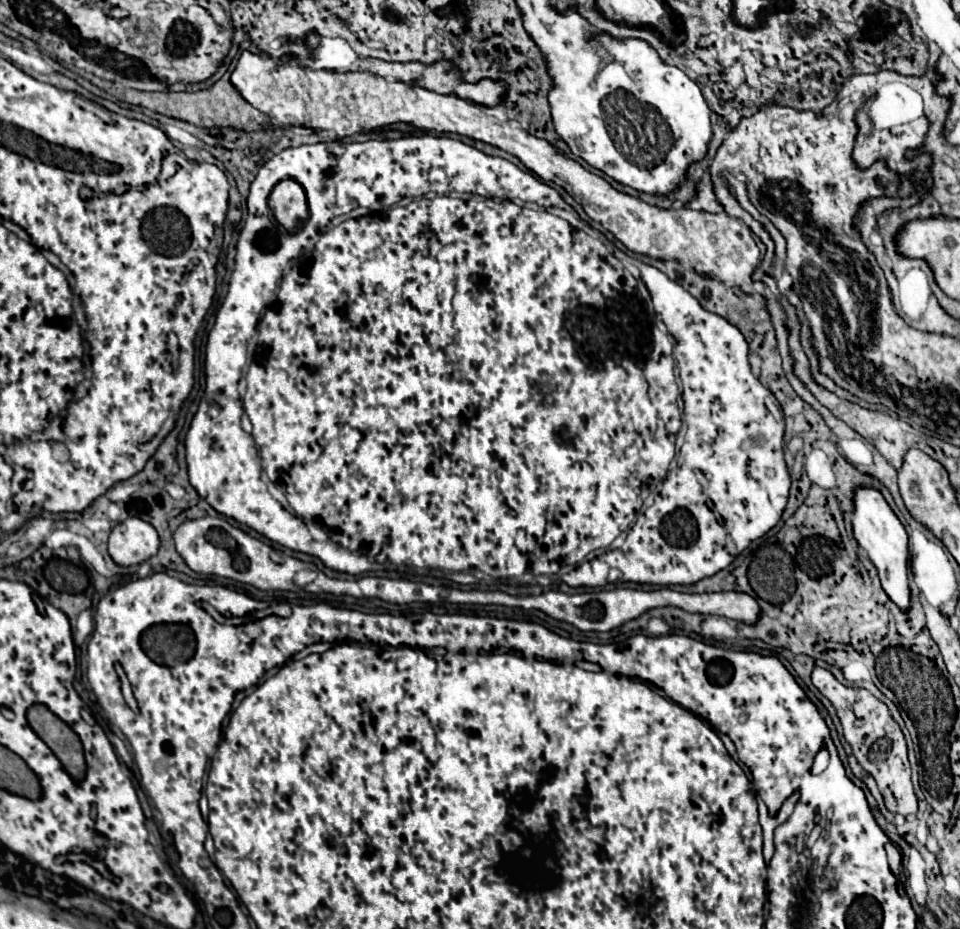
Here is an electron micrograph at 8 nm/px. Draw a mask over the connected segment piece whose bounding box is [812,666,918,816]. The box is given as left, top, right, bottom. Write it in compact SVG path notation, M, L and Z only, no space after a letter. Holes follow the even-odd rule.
M816 666L812 670L812 684L836 708L836 714L838 714L842 728L844 728L844 738L852 746L854 756L858 758L860 766L868 774L874 776L880 792L884 796L886 808L890 812L902 814L902 816L916 814L918 800L916 800L916 794L912 788L912 780L910 780L910 762L908 762L906 740L904 740L900 726L890 716L886 704L882 700L878 700L866 688L848 688L848 686L840 684L832 672L828 672L826 668L820 668L820 666ZM874 742L876 742L876 746L874 746Z

